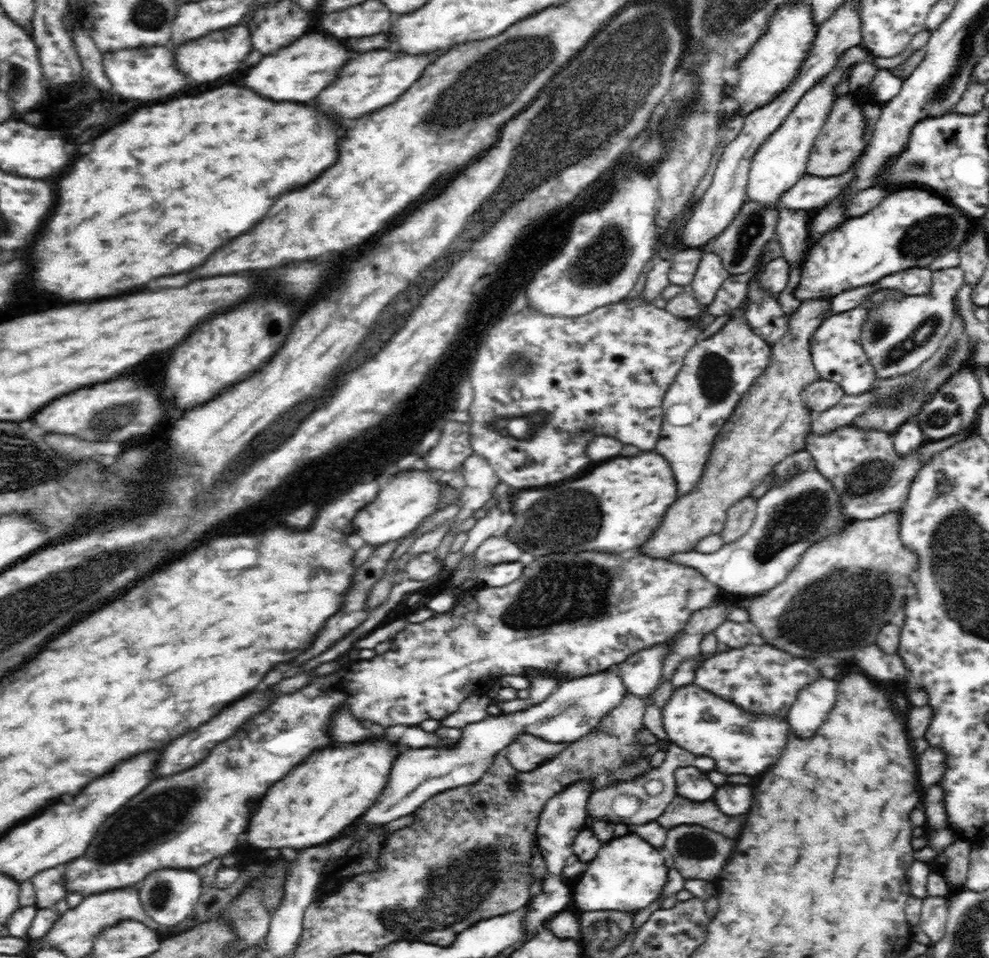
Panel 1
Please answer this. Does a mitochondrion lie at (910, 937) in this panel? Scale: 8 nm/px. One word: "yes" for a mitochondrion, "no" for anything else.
no

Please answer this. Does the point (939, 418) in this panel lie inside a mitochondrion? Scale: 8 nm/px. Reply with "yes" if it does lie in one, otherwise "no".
yes

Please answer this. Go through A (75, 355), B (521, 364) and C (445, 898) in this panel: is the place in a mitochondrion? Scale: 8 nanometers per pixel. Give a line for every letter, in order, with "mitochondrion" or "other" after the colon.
A: other
B: mitochondrion
C: mitochondrion

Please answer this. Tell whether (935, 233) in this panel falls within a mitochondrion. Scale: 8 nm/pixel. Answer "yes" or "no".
yes

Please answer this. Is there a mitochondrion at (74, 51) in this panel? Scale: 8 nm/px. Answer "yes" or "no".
no

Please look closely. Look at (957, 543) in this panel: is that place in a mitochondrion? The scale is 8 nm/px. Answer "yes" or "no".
yes

